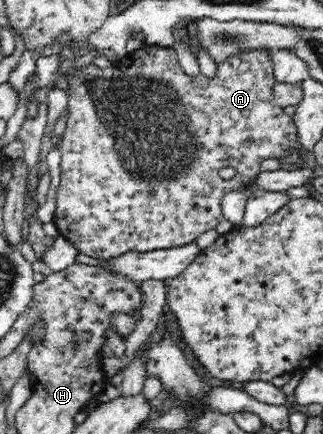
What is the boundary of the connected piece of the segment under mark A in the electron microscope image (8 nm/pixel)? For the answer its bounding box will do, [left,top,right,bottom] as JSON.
[52,45,301,260]

